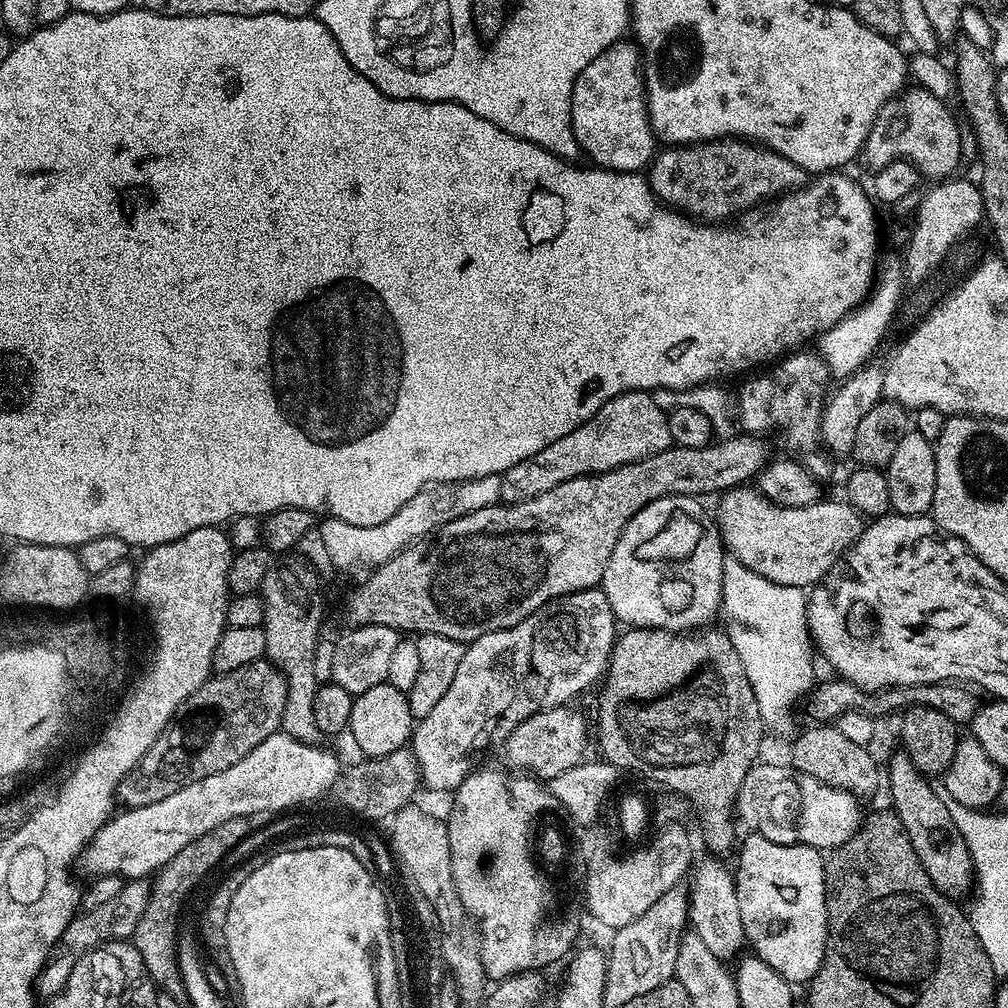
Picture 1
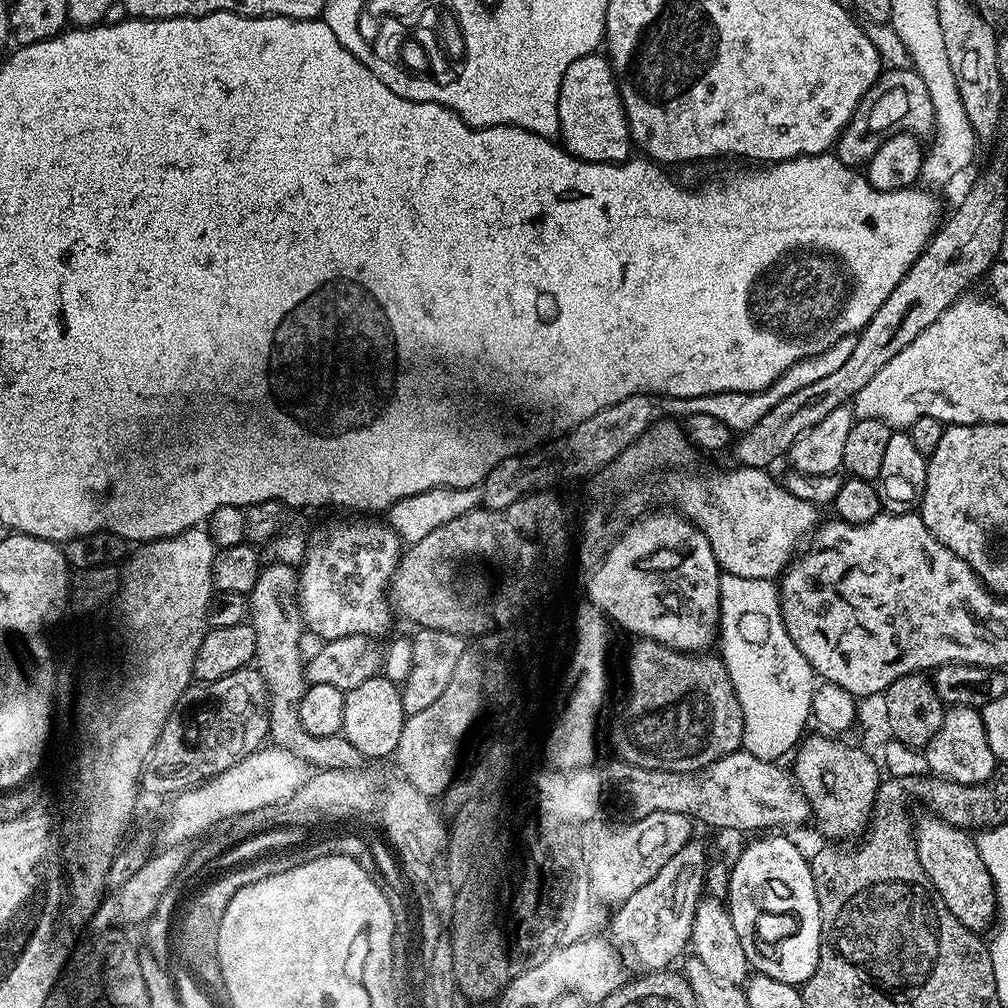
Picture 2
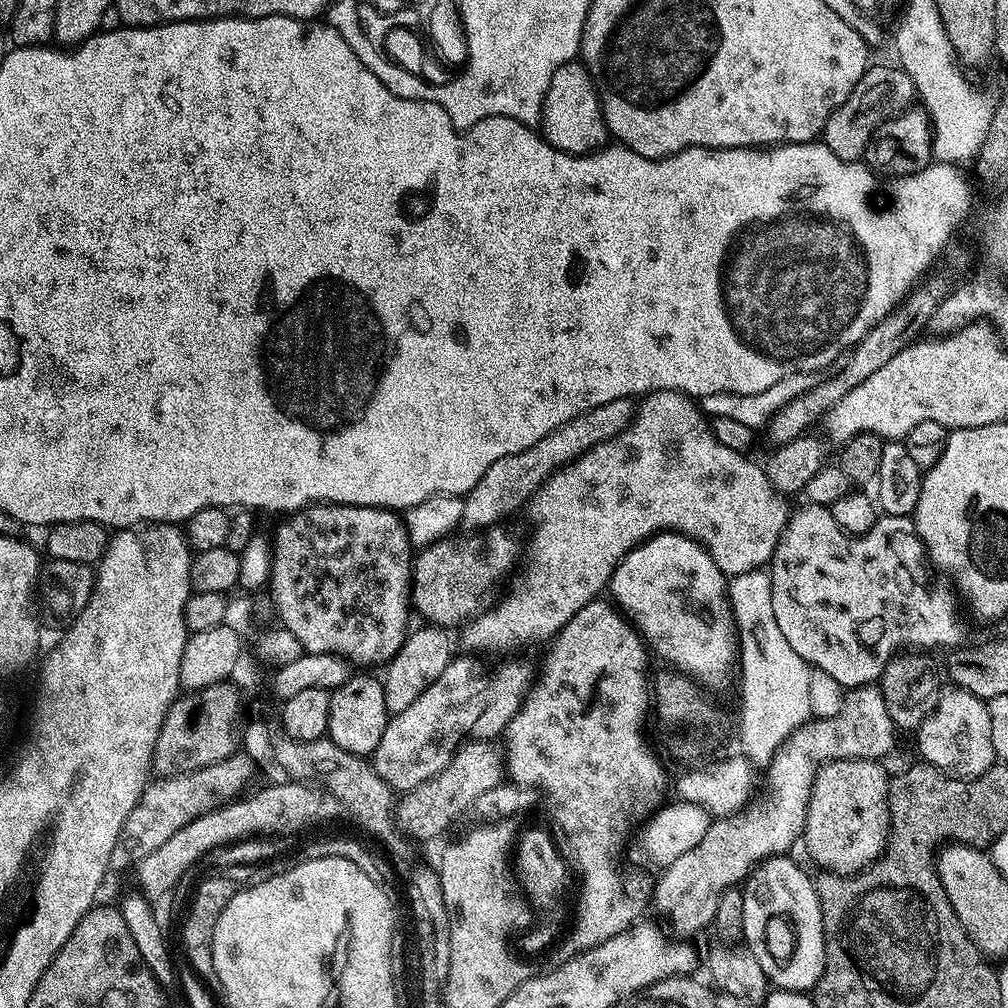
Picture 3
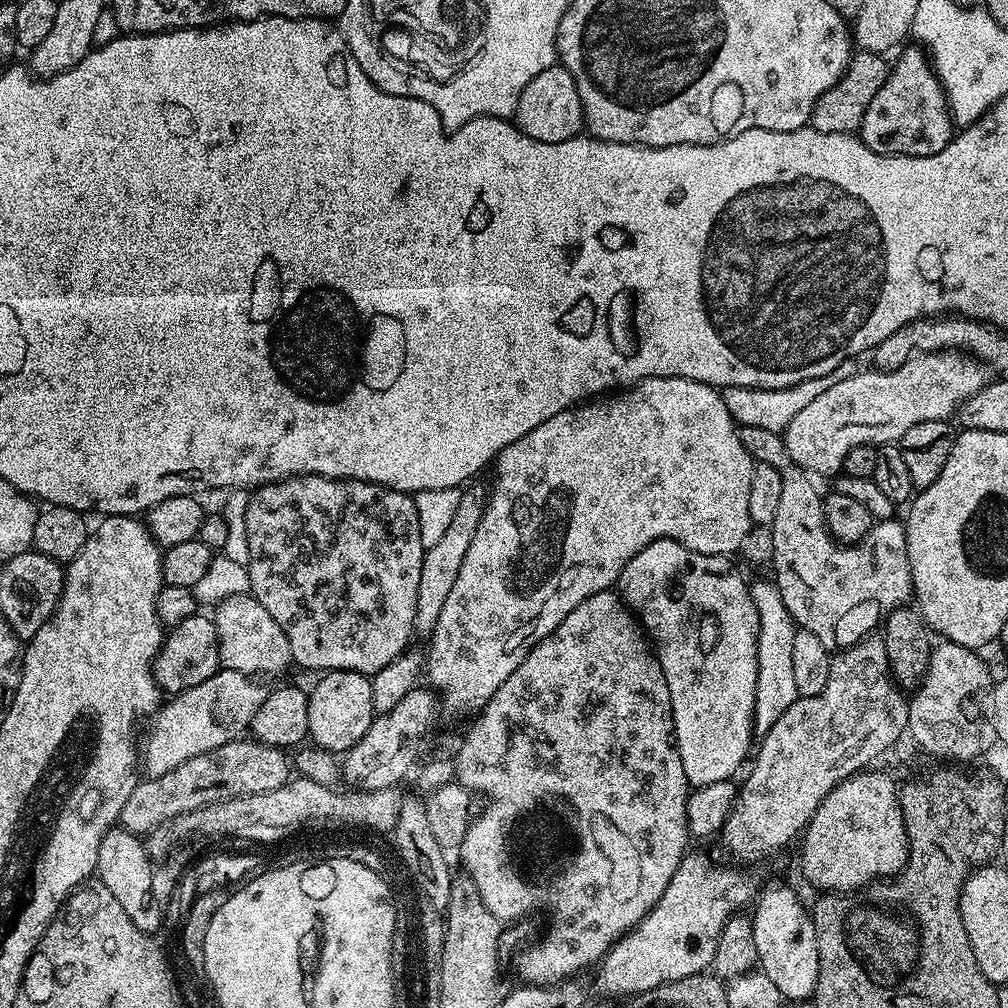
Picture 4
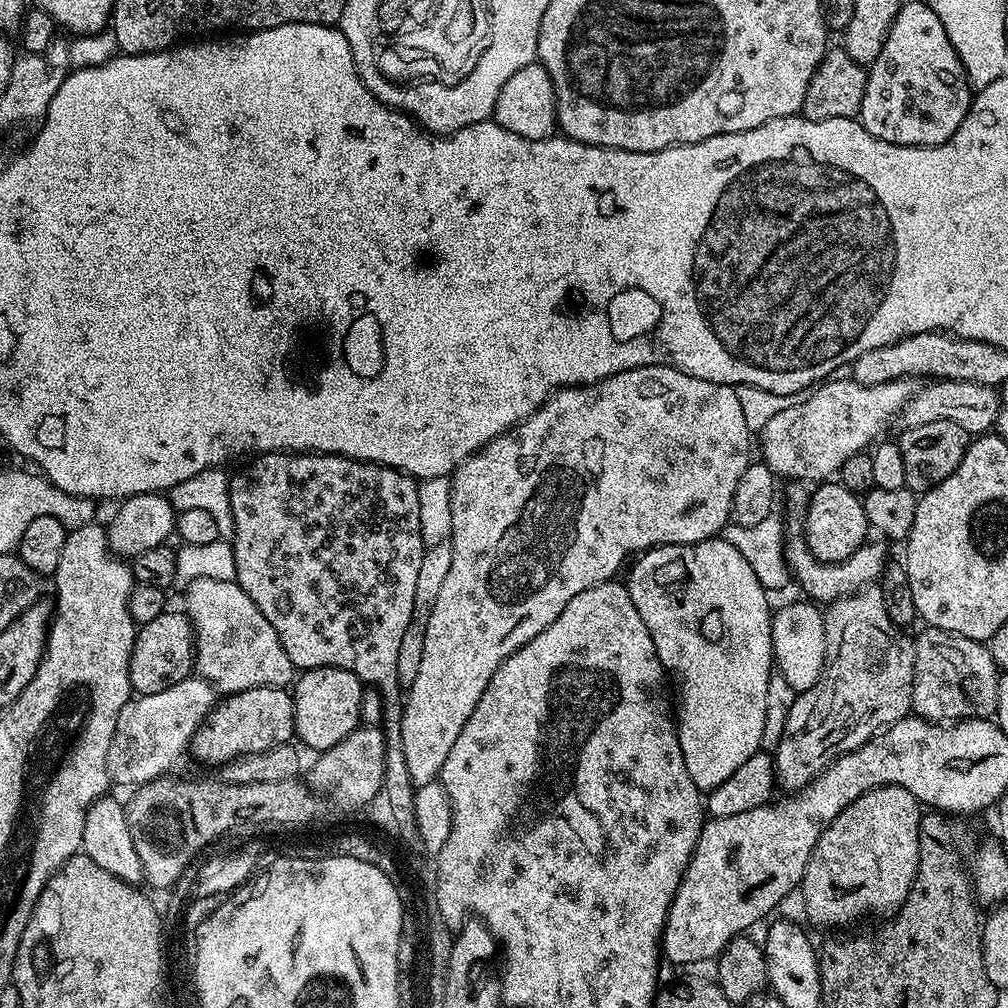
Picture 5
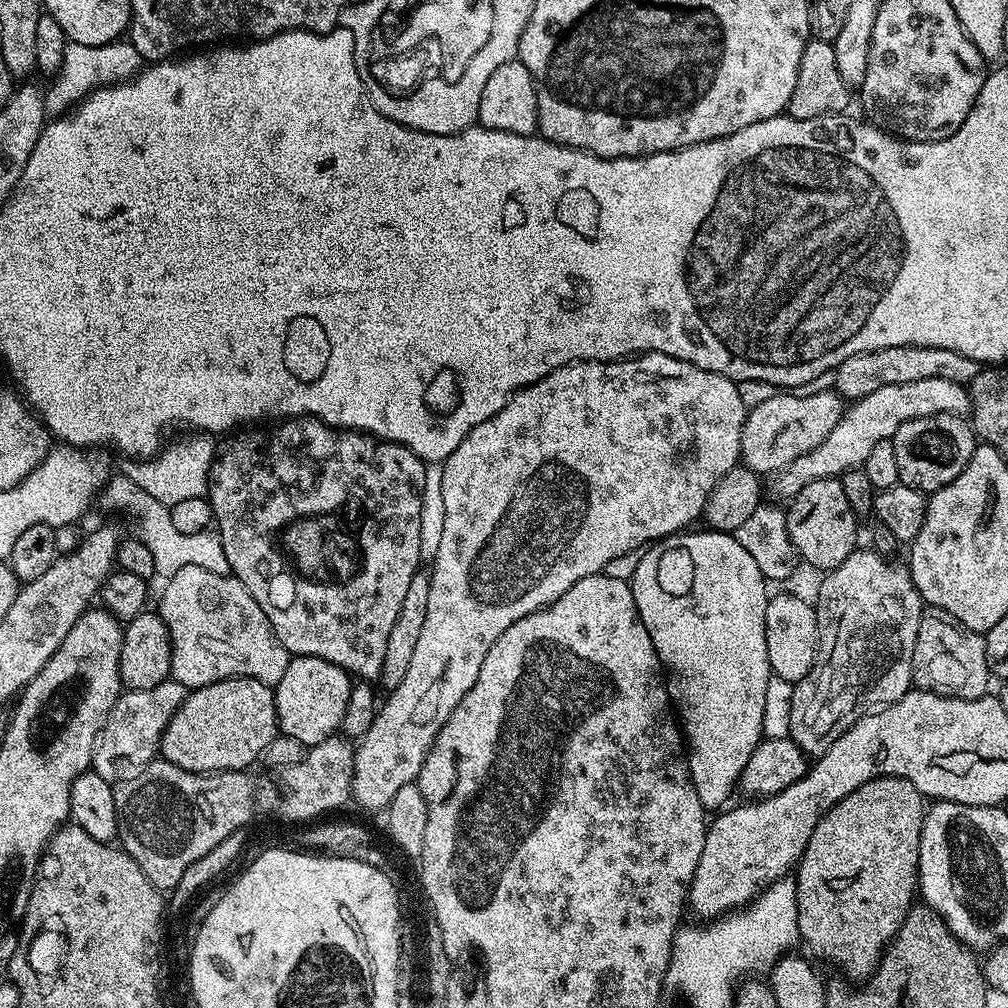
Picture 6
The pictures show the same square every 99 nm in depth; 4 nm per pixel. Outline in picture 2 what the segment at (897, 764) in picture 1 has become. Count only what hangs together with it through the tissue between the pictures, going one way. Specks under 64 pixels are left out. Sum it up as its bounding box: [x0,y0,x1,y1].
[914,814,998,933]

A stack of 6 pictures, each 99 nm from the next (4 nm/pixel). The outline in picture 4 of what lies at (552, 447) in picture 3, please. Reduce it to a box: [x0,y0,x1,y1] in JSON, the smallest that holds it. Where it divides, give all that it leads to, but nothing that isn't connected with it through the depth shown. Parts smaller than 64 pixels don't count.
[414,484,486,637]

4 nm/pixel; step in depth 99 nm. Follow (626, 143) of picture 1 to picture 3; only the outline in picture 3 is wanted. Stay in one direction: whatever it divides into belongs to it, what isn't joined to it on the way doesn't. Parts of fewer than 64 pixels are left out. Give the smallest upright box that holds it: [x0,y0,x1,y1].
[539,62,610,156]

